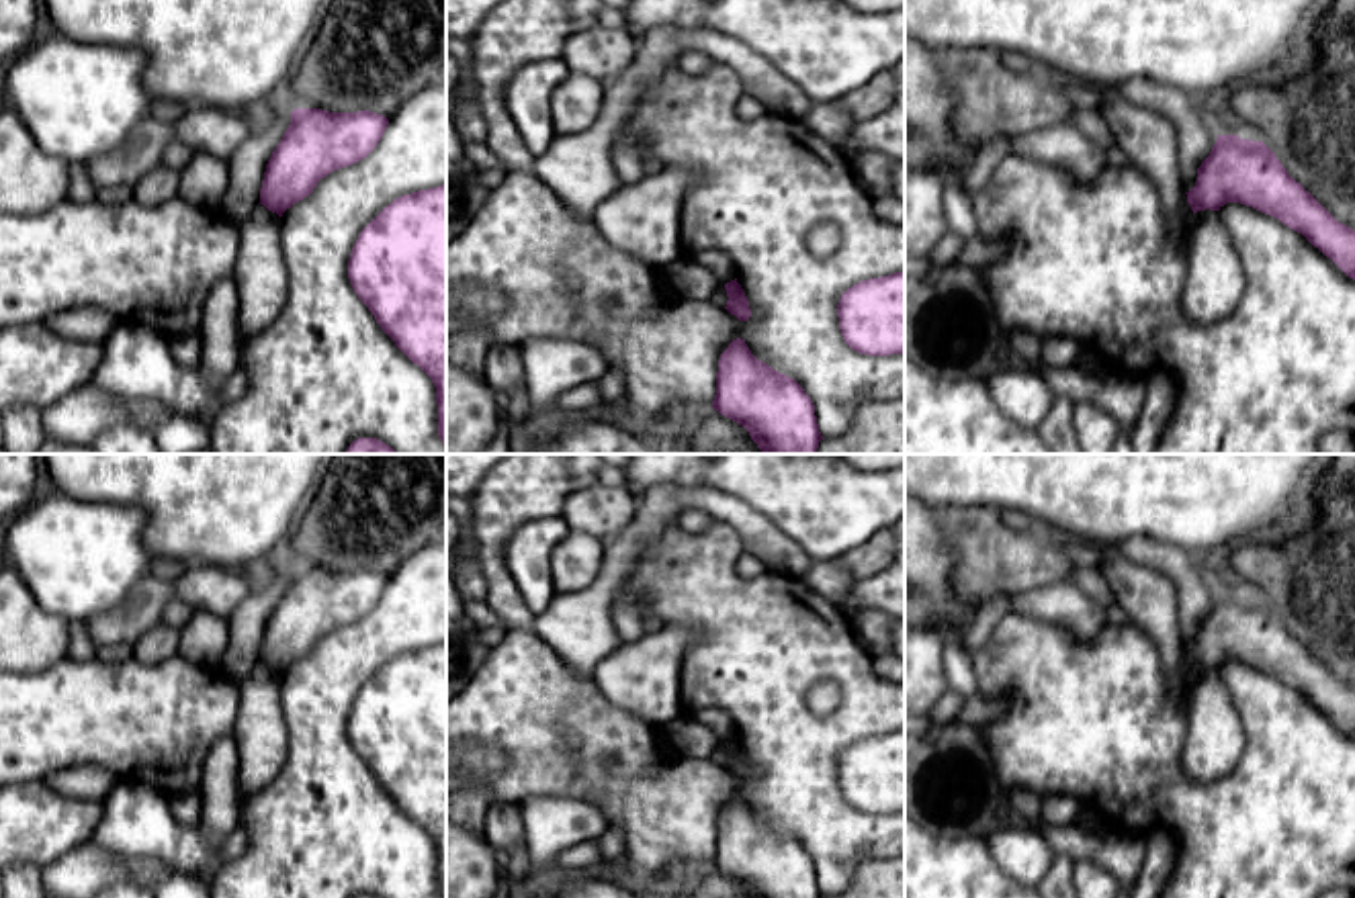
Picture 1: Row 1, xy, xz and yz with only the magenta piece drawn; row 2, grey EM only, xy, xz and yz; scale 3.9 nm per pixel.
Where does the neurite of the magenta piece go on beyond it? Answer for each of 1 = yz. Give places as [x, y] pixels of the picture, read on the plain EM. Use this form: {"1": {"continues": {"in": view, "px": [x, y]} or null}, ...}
{"1": {"continues": null}}

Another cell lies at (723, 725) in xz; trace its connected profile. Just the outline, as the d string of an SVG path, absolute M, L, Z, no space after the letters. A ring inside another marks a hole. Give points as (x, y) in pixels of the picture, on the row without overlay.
M702 708L692 712L692 716L710 728L723 743L737 736L735 720L718 708Z

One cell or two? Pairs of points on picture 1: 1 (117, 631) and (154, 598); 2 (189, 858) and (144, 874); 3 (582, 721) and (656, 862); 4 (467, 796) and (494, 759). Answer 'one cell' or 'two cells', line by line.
1: one cell
2: two cells
3: one cell
4: one cell

